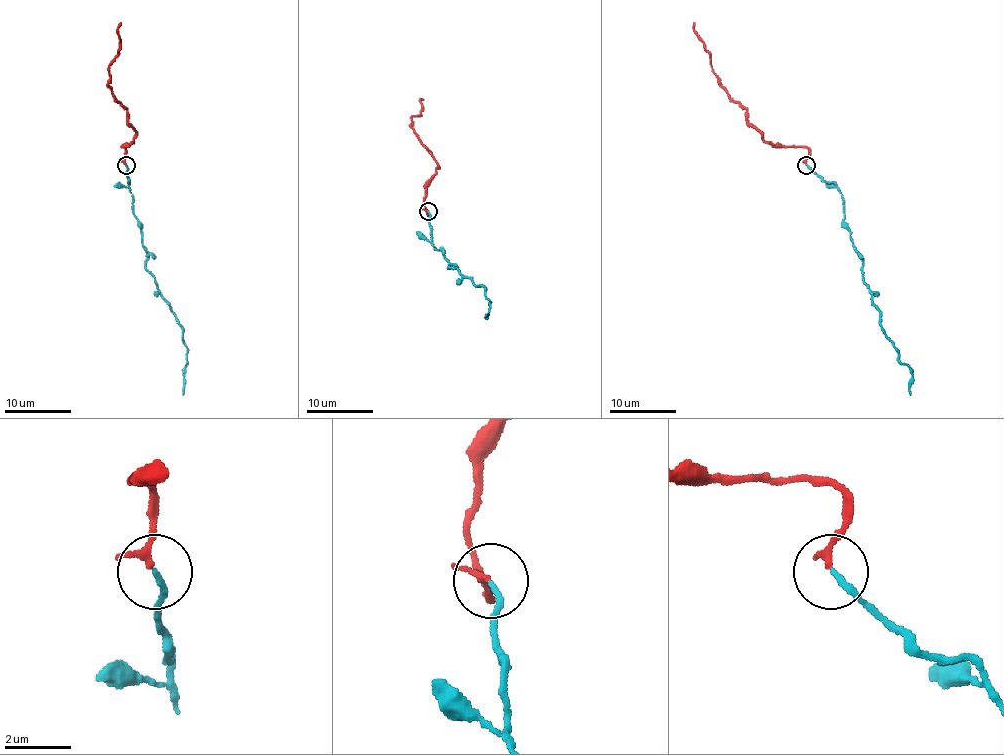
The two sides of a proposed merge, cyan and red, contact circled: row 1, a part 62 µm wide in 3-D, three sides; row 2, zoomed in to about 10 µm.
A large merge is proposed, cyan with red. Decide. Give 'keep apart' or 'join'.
join

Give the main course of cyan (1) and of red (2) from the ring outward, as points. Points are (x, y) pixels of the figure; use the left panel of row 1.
1: (125, 165), (132, 211), (142, 230), (145, 268), (183, 330), (186, 347), (183, 395)
2: (125, 163), (122, 147), (133, 140), (135, 132), (109, 84), (120, 23)

